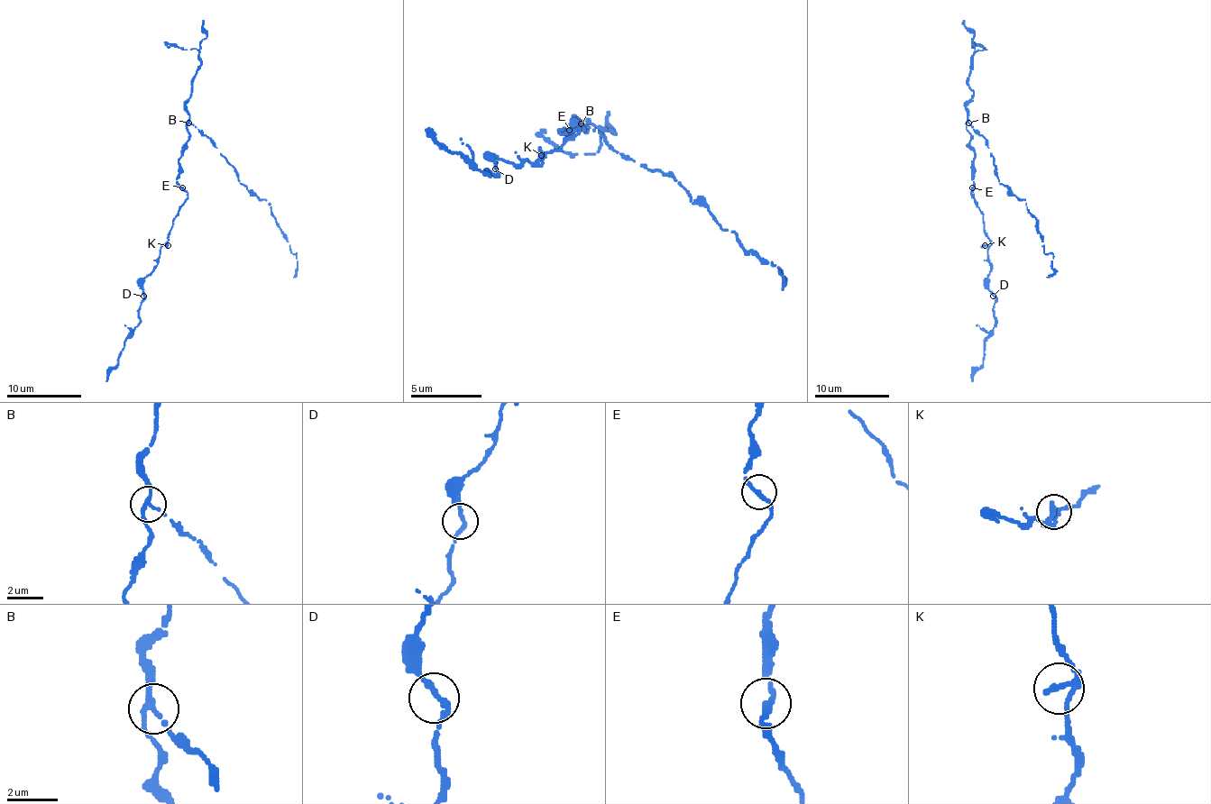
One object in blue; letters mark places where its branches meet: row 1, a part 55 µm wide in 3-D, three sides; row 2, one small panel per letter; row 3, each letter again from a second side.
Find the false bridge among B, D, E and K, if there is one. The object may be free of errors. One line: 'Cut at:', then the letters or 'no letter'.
Cut at: B

